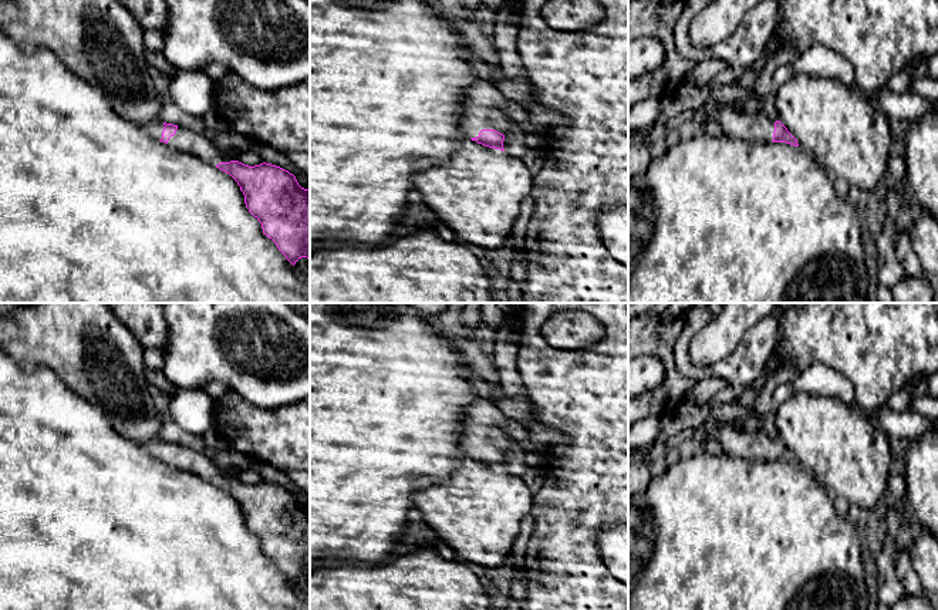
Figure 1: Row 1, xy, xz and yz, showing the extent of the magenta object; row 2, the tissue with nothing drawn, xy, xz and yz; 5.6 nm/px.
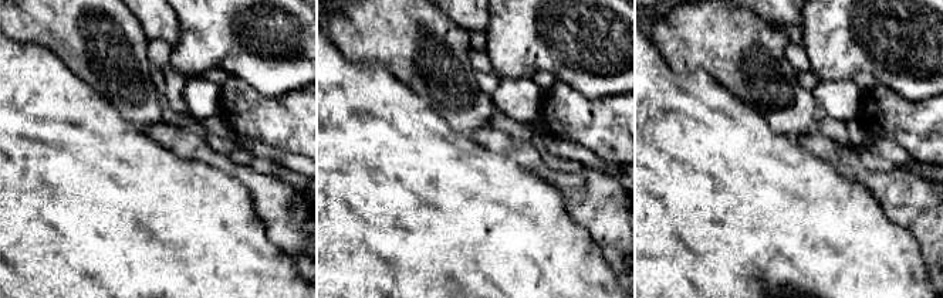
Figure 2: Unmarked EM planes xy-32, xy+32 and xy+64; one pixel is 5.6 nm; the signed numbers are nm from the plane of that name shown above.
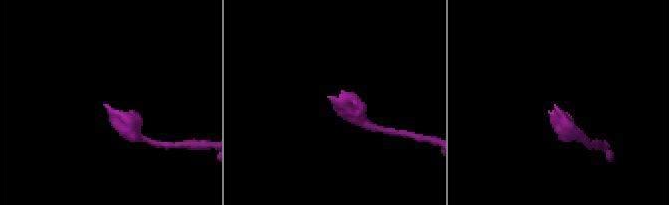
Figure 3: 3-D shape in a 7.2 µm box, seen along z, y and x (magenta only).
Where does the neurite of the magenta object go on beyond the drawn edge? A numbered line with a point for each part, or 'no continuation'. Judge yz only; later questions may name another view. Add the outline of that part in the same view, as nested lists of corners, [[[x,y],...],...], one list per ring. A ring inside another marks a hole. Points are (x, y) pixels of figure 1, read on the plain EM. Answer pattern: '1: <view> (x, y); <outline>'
1: yz (759, 447); [[[726,422],[718,424],[715,431],[716,441],[723,452],[732,456],[759,462],[773,459],[775,441],[763,431],[750,435],[740,431],[736,425]]]

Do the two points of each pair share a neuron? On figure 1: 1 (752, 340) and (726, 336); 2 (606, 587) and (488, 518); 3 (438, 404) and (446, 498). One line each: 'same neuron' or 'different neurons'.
1: different neurons
2: different neurons
3: different neurons

